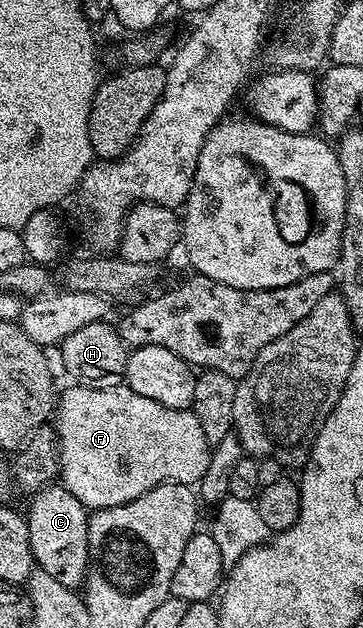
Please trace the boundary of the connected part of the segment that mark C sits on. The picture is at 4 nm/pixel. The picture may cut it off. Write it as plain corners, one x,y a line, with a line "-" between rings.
55,482
41,492
33,493
30,513
24,519
28,526
30,549
34,554
35,565
43,568
56,582
64,582
64,586
77,589
85,581
86,569
90,567
90,551
88,550
88,522
90,517
84,507
67,488

